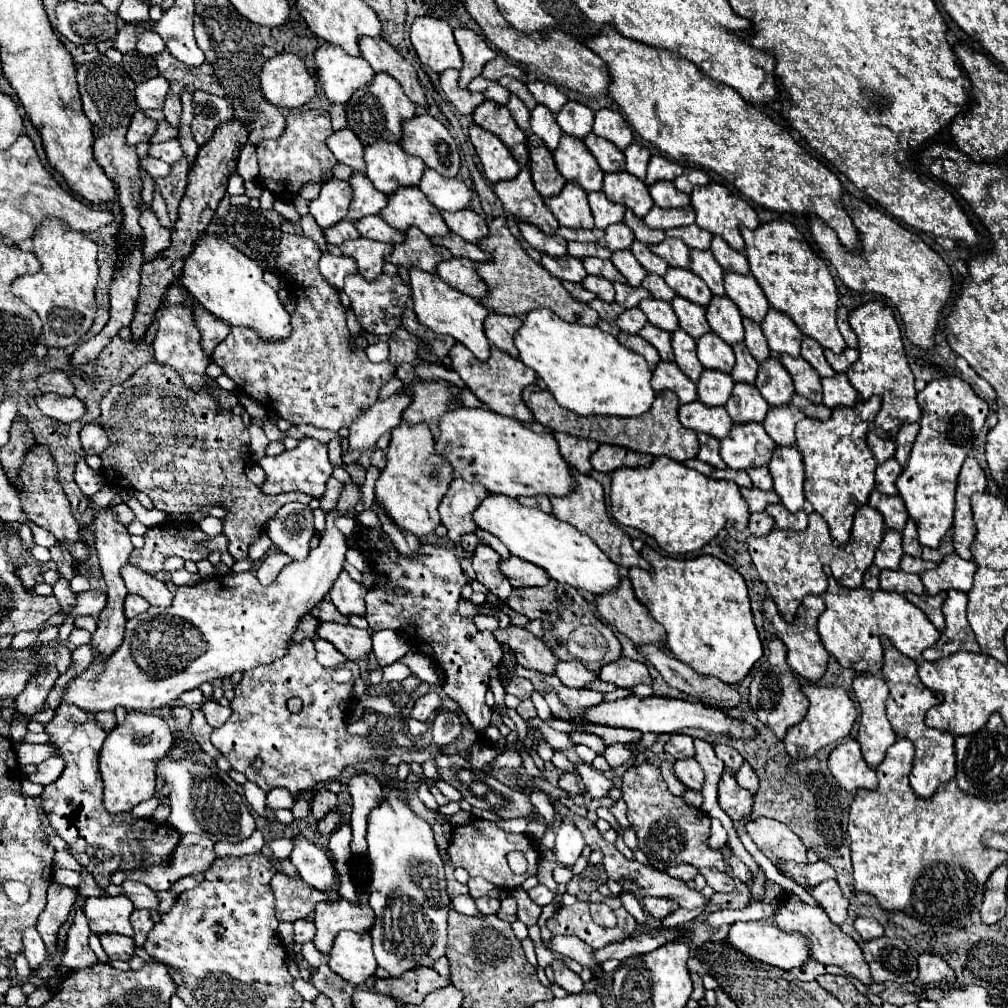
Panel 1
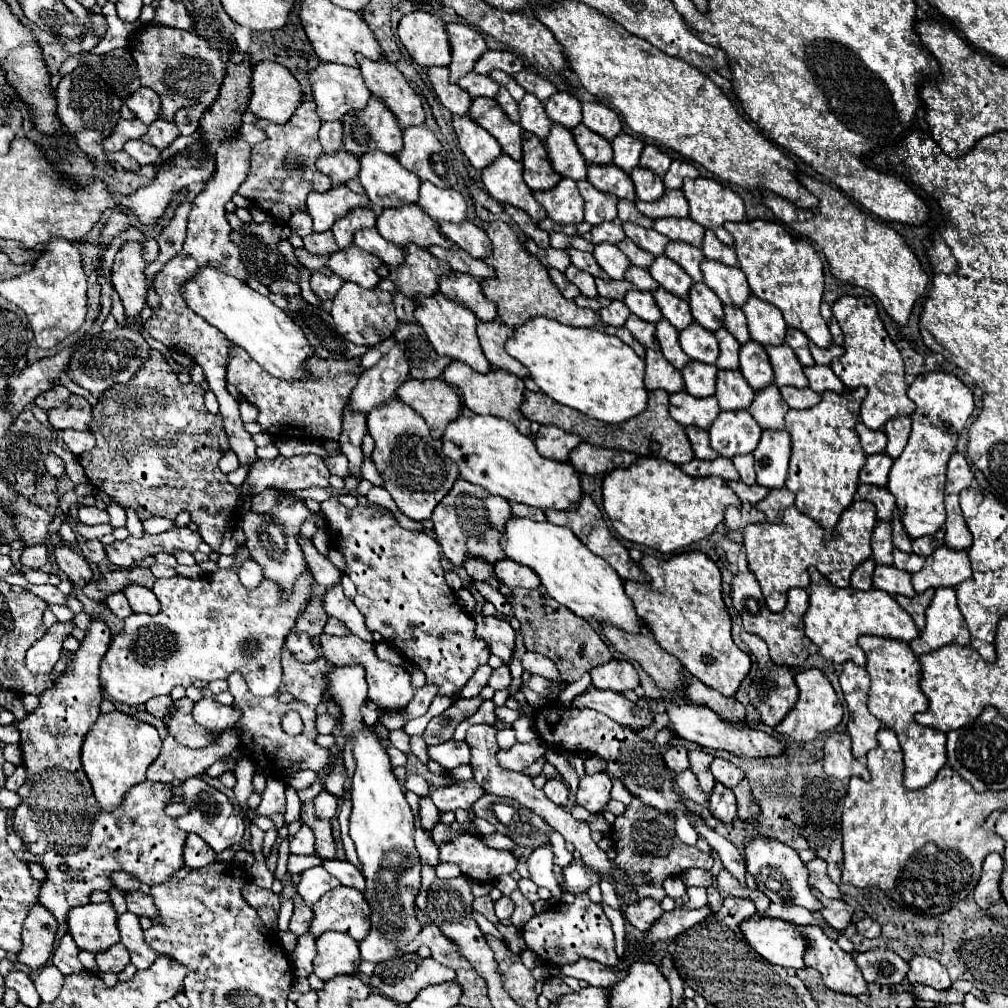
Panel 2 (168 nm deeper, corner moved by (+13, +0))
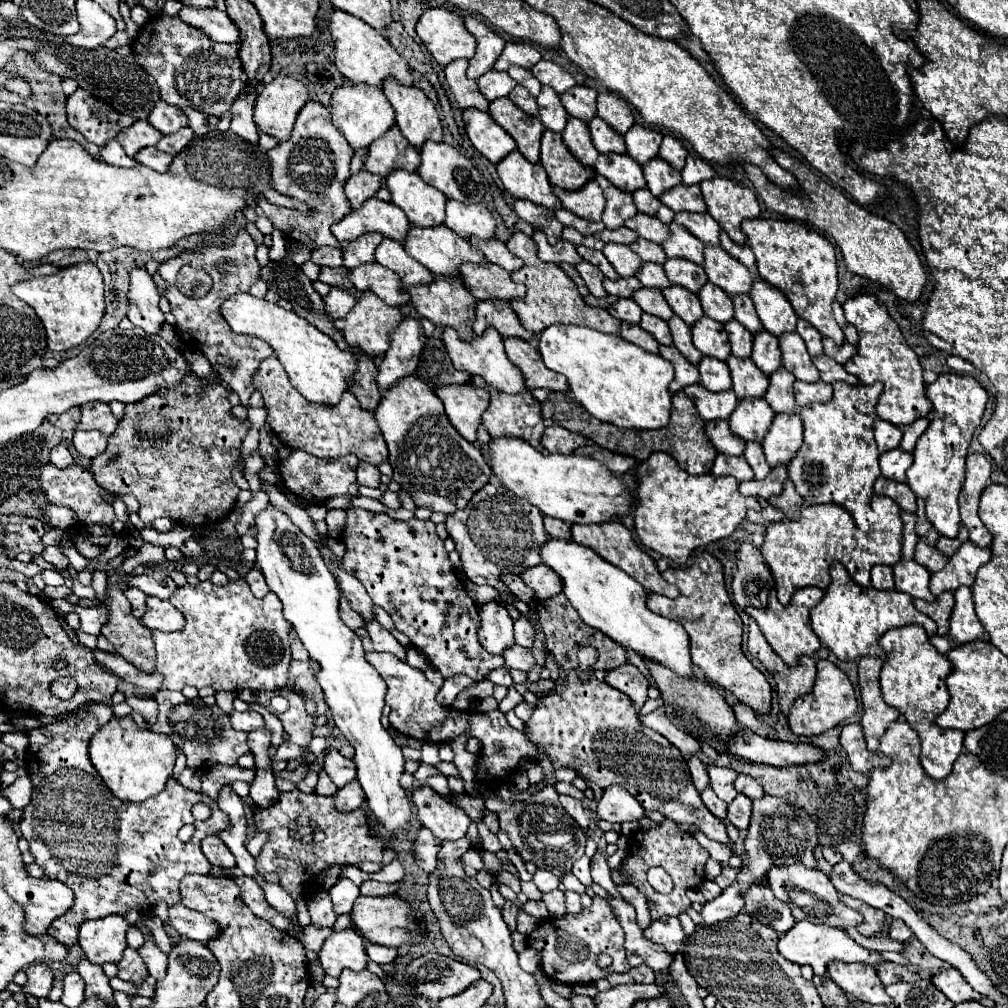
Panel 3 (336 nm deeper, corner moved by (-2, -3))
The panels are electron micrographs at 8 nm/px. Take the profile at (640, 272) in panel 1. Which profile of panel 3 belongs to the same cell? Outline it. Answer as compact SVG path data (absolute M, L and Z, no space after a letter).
M608 242L602 250L602 254L608 258L608 262L612 262L614 270L618 272L618 276L622 278L630 278L636 274L636 270L642 266L642 260L636 252L632 252L628 246L624 244L614 244Z

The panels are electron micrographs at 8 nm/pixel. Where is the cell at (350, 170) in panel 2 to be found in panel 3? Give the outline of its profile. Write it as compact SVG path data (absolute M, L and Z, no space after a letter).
M366 170L350 176L344 190L346 190L346 196L352 204L352 210L360 208L364 204L364 200L374 198L376 192L380 190L380 186L382 186L382 178L374 176L374 174L368 174Z

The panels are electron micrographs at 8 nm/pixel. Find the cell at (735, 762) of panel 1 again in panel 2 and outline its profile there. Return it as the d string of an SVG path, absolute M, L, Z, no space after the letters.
M715 757L715 759L713 759L711 771L713 771L713 777L715 777L719 783L727 785L727 787L735 787L735 785L743 779L741 769L737 769L733 763L729 763L729 761L721 759L721 757Z

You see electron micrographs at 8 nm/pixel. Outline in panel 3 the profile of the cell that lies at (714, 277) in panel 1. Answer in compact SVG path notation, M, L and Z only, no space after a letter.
M670 222L668 228L670 228L670 236L662 244L666 256L668 258L686 258L690 262L702 264L704 262L702 240L696 240L696 236L692 236L686 228L680 228L680 224L676 224L676 222Z

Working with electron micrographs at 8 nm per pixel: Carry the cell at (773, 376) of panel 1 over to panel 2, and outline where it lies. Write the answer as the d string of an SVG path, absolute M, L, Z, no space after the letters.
M749 341L741 347L741 365L739 371L747 379L749 387L753 391L761 391L769 385L773 385L773 369L769 365L769 357L765 353L765 347L761 347L755 341Z

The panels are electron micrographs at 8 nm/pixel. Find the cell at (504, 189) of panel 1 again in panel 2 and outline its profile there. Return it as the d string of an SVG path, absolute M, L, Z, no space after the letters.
M501 155L493 165L481 171L487 193L499 203L513 205L525 211L535 225L539 225L547 215L545 209L533 199L531 189L523 181L523 165L513 161L509 155Z

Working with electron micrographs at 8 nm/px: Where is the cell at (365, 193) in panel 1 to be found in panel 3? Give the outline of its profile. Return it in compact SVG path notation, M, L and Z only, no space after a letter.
M372 232L372 234L364 234L360 236L358 240L350 242L344 250L344 268L352 270L360 264L366 264L366 262L374 262L374 252L378 248L378 244L384 240L384 236Z

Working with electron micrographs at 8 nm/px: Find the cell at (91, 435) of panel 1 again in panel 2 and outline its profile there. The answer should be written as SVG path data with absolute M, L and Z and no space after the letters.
M65 429L63 433L61 433L61 437L63 437L63 441L67 443L67 447L69 447L69 451L73 453L73 455L81 455L81 453L85 453L85 451L91 451L93 447L95 447L95 437L93 437L93 433L91 431L75 431L75 429Z

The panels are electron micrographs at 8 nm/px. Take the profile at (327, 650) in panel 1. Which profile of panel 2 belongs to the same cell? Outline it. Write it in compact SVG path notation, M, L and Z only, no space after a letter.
M289 633L285 639L285 647L301 661L301 663L309 663L315 661L319 657L319 649L313 643L313 639L305 633Z

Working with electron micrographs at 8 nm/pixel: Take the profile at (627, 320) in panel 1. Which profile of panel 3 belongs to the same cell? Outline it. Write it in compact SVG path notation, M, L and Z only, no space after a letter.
M620 298L620 300L616 300L616 302L608 308L608 312L610 312L614 318L618 318L618 320L622 320L622 322L628 322L628 324L638 324L638 322L640 322L640 316L642 316L640 306L638 306L632 298Z

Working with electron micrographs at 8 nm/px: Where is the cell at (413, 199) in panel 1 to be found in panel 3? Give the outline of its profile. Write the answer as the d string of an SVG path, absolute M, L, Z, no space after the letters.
M412 226L406 240L404 240L404 250L414 260L418 260L422 266L426 266L430 272L434 272L436 276L446 276L446 278L460 276L460 264L464 264L464 262L486 264L484 254L480 250L476 250L476 246L472 246L468 240L460 238L446 226L434 226L434 228Z

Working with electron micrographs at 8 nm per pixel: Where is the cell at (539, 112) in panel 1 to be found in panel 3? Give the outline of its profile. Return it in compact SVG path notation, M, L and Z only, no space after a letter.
M542 86L542 92L536 100L540 106L540 120L542 120L544 128L548 128L552 132L562 132L566 126L566 120L568 120L568 112L562 106L560 96L552 88Z

